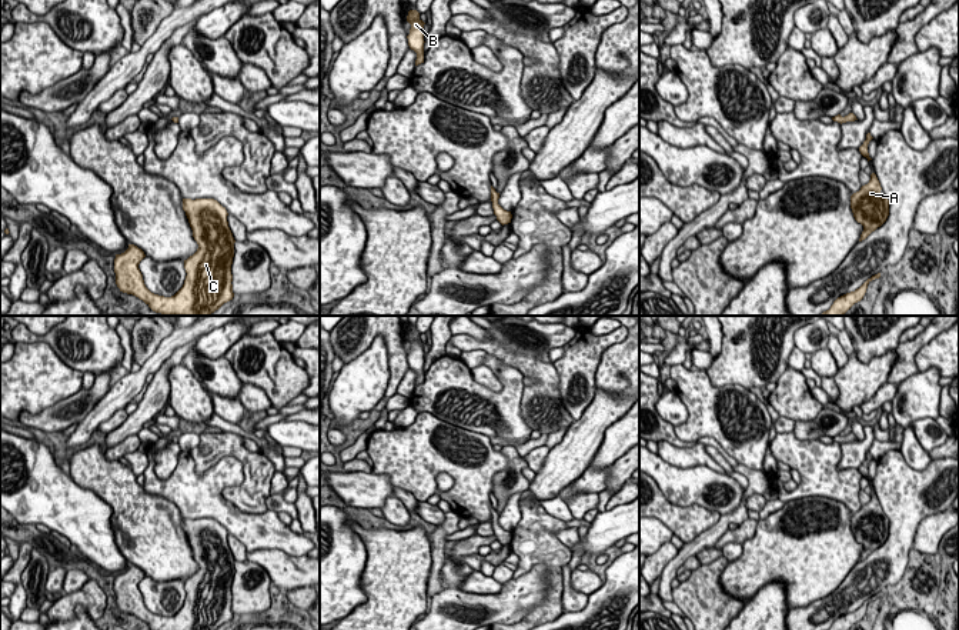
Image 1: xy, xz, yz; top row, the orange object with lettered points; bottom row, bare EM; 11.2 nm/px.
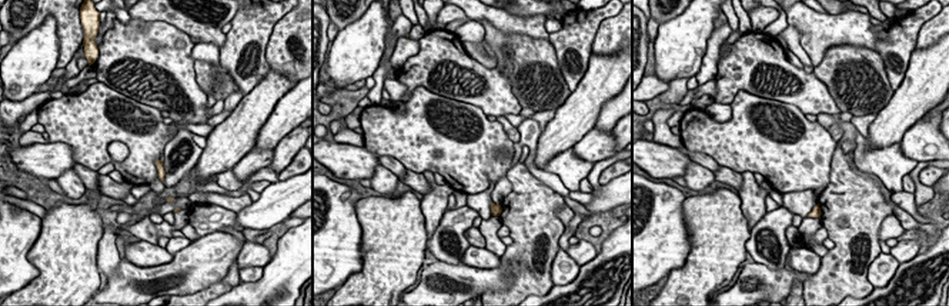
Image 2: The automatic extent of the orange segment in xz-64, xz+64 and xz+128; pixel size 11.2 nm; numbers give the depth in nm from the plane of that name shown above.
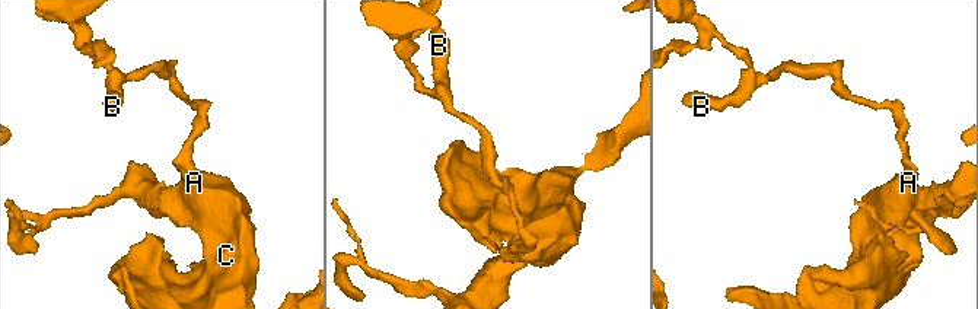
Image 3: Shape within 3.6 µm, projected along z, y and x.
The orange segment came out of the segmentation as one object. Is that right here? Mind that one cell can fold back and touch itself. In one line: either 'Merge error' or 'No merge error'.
No merge error

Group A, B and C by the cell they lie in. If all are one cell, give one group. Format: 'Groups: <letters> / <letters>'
Groups: A B C

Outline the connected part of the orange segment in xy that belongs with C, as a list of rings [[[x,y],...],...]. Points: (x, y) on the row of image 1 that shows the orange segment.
[[[183,199],[183,210],[198,244],[197,251],[184,260],[187,276],[183,287],[171,297],[151,293],[138,269],[146,254],[134,244],[116,254],[116,284],[156,313],[210,316],[234,297],[231,264],[235,240],[228,227],[228,213],[217,200]]]

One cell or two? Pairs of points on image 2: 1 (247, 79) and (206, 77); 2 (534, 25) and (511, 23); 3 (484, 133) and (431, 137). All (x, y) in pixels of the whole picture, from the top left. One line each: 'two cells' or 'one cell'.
1: two cells
2: one cell
3: one cell

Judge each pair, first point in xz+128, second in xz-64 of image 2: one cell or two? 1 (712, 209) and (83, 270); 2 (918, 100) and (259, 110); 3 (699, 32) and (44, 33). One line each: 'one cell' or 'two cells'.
1: one cell
2: one cell
3: one cell

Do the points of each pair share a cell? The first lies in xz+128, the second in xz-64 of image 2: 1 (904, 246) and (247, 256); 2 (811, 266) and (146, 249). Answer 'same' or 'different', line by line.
1: same
2: same

